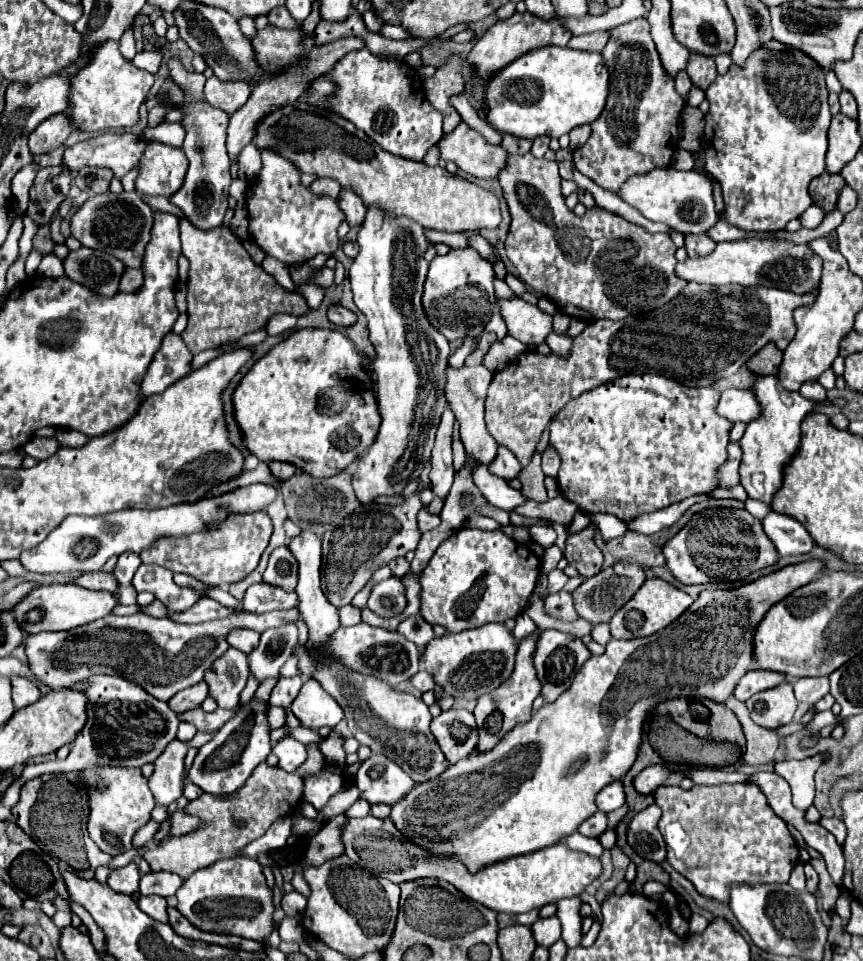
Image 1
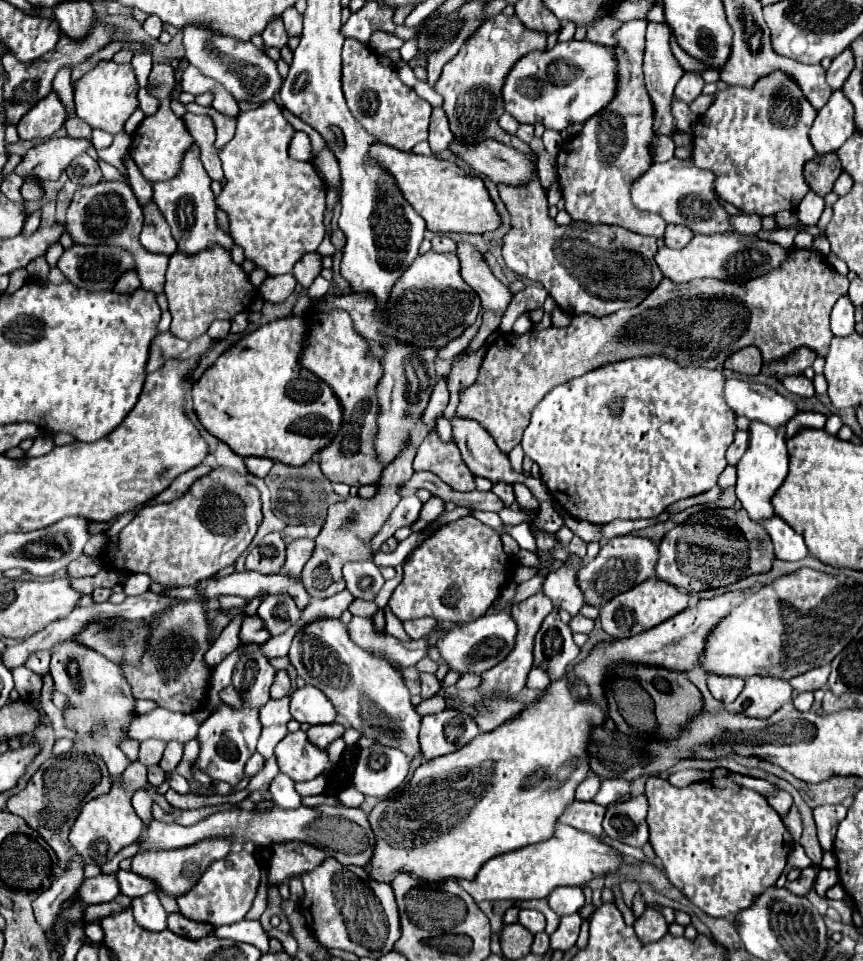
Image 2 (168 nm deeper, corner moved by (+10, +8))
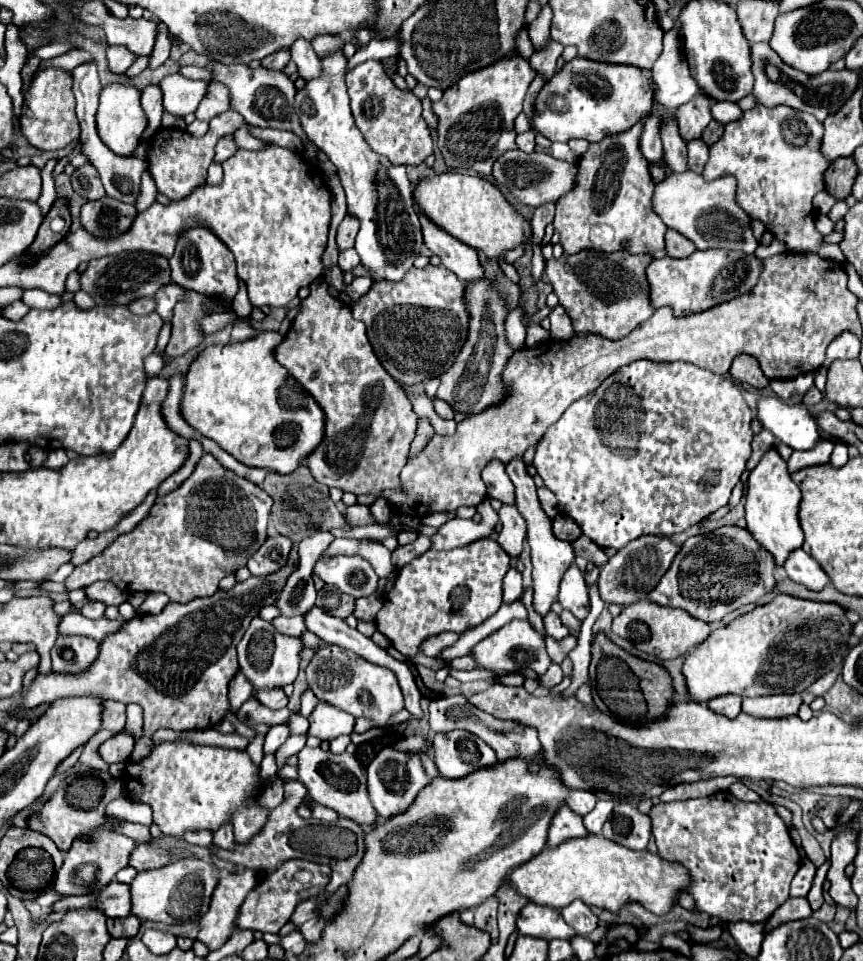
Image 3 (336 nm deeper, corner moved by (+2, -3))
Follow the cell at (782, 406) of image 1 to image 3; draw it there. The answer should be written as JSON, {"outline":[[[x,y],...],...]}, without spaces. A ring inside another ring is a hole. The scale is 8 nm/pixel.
{"outline":[[[770,449],[758,467],[748,477],[748,491],[746,491],[746,529],[750,535],[772,553],[776,567],[780,569],[788,555],[802,547],[804,533],[798,523],[798,509],[800,509],[800,489],[790,479],[786,461],[778,455],[776,449]]]}

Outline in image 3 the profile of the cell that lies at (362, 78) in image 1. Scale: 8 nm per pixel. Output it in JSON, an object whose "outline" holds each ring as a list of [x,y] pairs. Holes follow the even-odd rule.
{"outline":[[[366,61],[356,65],[346,75],[352,115],[364,141],[378,155],[384,155],[392,165],[420,165],[432,155],[434,141],[422,119],[422,103],[412,91],[398,89],[384,73],[380,61]]]}

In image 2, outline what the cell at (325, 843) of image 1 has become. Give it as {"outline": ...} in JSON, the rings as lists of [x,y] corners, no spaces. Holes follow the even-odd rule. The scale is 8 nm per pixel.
{"outline":[[[284,842],[274,846],[274,856],[268,866],[268,882],[280,884],[292,876],[316,868],[326,858],[326,852],[304,842]]]}

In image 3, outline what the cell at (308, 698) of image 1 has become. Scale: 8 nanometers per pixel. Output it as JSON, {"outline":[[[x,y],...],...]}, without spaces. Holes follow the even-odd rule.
{"outline":[[[318,703],[316,709],[310,715],[310,729],[308,735],[314,735],[322,741],[332,741],[338,735],[350,735],[354,731],[354,715],[326,705],[326,703]]]}

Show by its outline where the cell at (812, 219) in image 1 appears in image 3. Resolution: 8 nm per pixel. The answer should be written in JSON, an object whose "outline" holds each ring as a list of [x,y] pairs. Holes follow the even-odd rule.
{"outline":[[[818,215],[816,217],[816,229],[822,233],[822,235],[830,235],[834,231],[834,221],[828,217],[828,215]]]}

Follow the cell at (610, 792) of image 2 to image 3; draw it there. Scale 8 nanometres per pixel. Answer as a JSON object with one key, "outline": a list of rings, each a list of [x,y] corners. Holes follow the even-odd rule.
{"outline":[[[598,801],[596,807],[588,815],[584,815],[584,827],[586,827],[588,835],[600,835],[600,829],[612,809],[614,809],[612,801]]]}

